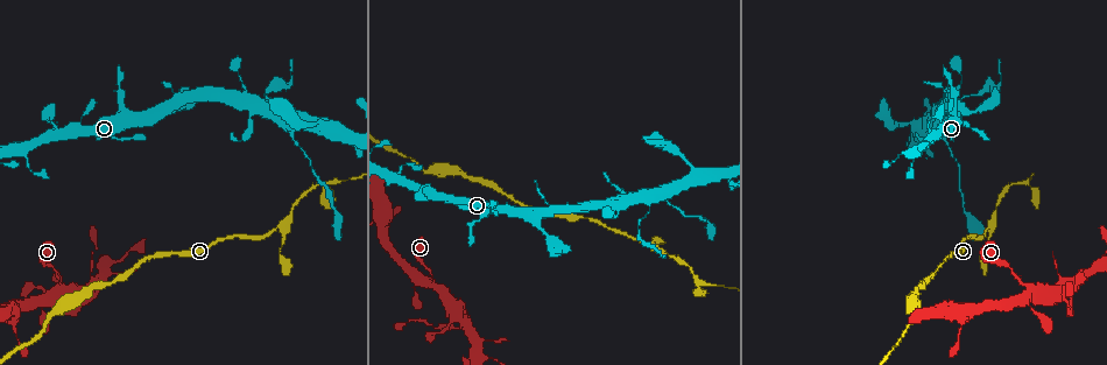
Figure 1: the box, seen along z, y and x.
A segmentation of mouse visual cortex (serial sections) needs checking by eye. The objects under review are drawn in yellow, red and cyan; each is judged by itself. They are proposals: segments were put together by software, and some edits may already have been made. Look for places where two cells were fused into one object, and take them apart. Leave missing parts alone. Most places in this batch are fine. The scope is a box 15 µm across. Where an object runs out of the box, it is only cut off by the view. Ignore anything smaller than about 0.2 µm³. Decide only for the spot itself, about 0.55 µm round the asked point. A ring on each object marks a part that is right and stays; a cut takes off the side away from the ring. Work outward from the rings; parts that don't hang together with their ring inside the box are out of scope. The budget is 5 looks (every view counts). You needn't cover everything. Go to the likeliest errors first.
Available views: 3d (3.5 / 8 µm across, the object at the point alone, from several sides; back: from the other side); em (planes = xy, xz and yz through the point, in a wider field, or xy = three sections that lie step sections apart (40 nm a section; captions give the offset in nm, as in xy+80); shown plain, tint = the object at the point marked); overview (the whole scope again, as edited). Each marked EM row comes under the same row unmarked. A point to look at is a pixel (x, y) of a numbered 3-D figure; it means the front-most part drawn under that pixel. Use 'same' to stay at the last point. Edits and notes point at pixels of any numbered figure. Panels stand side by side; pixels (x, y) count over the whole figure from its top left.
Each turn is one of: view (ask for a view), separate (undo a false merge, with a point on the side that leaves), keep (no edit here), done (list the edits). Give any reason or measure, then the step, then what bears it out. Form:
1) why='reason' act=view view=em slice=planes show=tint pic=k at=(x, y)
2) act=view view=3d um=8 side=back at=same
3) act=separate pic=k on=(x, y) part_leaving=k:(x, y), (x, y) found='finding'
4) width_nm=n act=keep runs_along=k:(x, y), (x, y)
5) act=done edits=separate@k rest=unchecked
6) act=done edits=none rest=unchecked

why='small branch off a trunk' act=view view=3d um=3.5 pic=1 at=(667, 198)

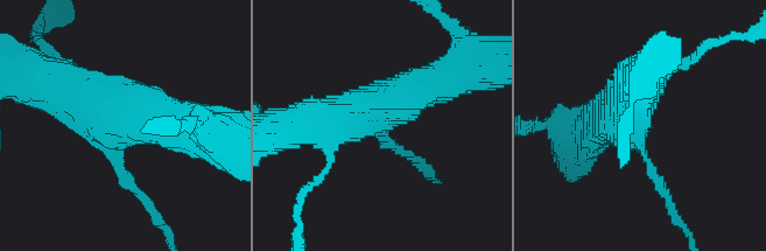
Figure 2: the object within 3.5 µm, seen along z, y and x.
arms=3 arm_widths_nm=150,500,600 act=view view=em slice=xy step=5 show=tint pic=2 at=(118, 146)

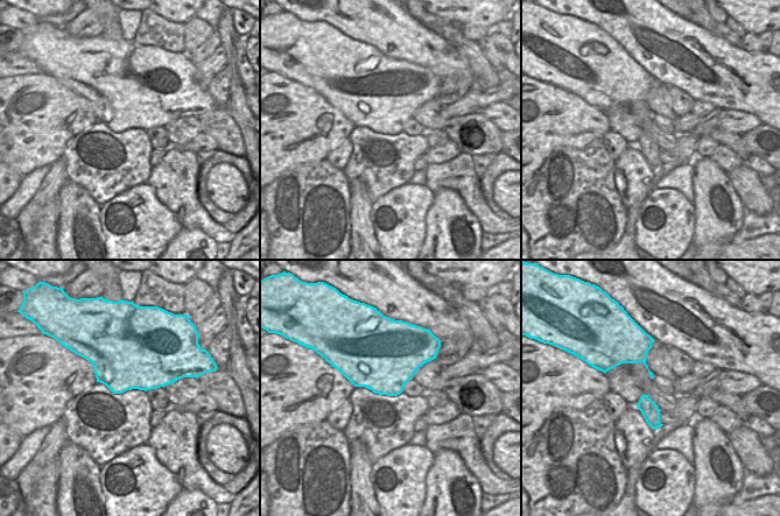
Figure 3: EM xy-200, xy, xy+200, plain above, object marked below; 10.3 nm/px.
why='cut it another way' act=view view=em slice=planes show=tint at=same

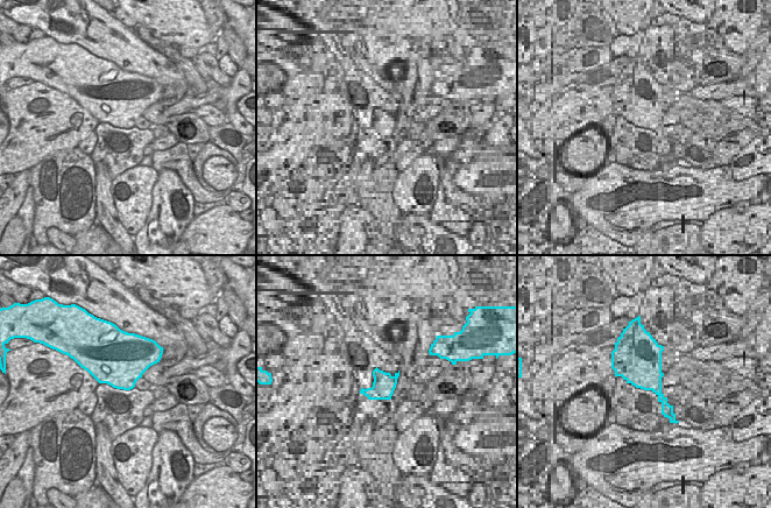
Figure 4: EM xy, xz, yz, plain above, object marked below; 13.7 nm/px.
act=keep runs_along=2:(49, 83), (113, 126), (182, 126) found='continuous, no second cell'

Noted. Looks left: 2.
why='narrows sharply' act=view view=3d um=8 pic=1 at=(344, 180)

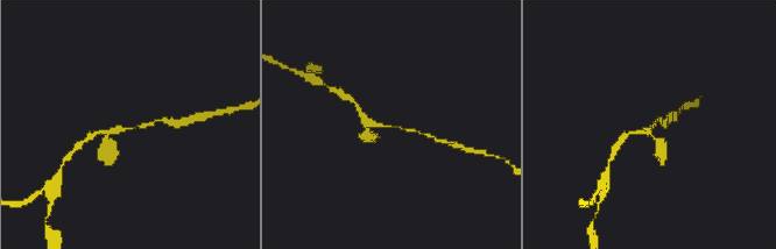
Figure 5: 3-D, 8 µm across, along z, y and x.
why='closer look' act=view view=3d um=3.5 side=back pic=5 at=(397, 126)

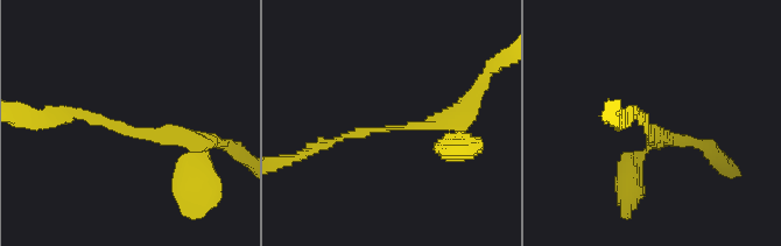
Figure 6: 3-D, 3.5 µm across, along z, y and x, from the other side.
act=keep runs_along=6:(205, 139), (131, 132), (77, 107) found='one cell here'

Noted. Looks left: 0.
act=done edits=none rest=unchecked

